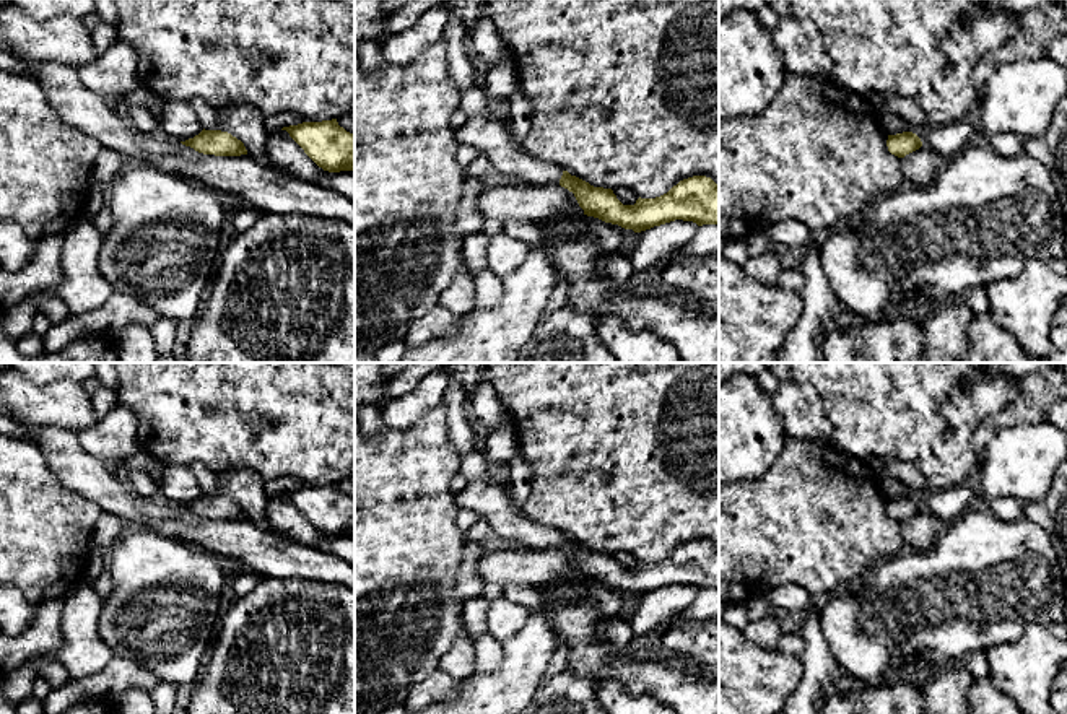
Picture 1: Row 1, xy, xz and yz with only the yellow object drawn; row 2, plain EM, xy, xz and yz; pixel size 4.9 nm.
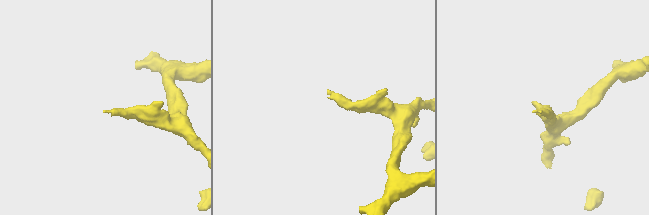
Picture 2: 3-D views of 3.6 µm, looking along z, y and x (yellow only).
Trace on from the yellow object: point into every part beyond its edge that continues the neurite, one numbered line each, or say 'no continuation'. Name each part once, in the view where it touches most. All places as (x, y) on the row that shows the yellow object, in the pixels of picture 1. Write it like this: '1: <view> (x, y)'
1: xz (490, 132)

